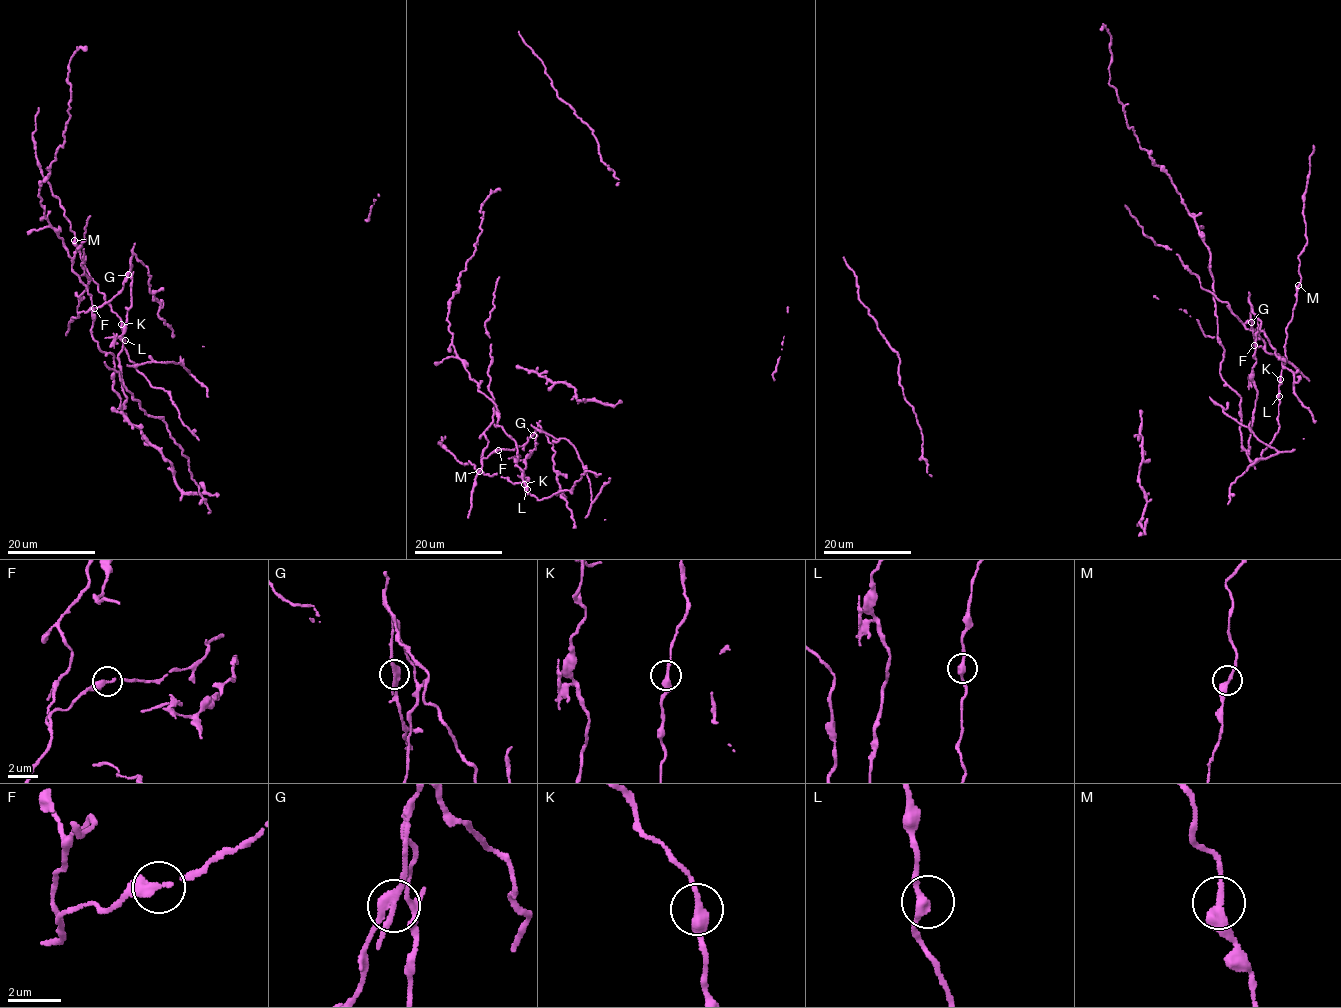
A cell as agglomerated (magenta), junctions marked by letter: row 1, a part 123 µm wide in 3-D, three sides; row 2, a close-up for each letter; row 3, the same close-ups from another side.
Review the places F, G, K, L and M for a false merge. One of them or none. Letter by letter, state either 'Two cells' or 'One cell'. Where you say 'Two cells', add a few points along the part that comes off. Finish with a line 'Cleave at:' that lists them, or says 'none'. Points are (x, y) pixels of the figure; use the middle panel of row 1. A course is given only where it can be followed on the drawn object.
F: One cell
G: Two cells
K: One cell
L: One cell
M: One cell
Cleave at: G

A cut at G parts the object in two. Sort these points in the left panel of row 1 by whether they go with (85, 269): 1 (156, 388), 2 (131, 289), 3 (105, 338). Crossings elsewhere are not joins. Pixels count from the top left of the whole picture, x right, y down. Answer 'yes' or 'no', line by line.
1: yes
2: no
3: no

